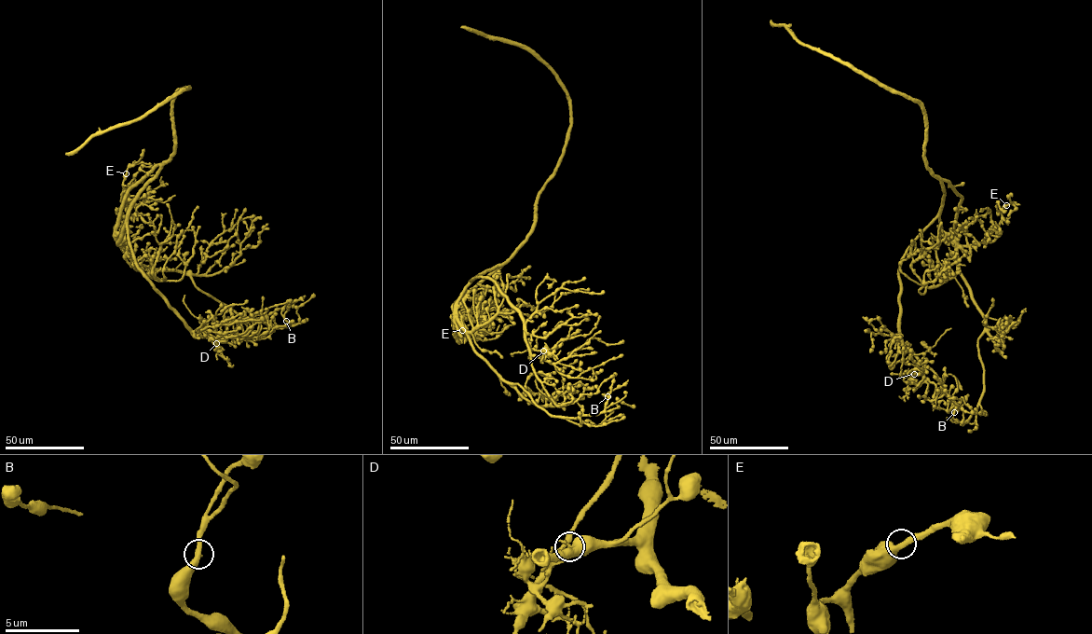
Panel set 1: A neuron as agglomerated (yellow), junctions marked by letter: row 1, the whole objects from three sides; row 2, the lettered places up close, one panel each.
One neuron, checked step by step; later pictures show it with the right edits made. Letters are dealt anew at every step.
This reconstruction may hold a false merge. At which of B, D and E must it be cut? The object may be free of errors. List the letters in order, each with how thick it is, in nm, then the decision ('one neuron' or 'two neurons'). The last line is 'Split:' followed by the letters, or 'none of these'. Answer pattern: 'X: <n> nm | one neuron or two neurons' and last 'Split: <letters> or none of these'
B: 400 nm | one neuron
D: 360 nm | two neurons
E: 380 nm | one neuron
Split: D

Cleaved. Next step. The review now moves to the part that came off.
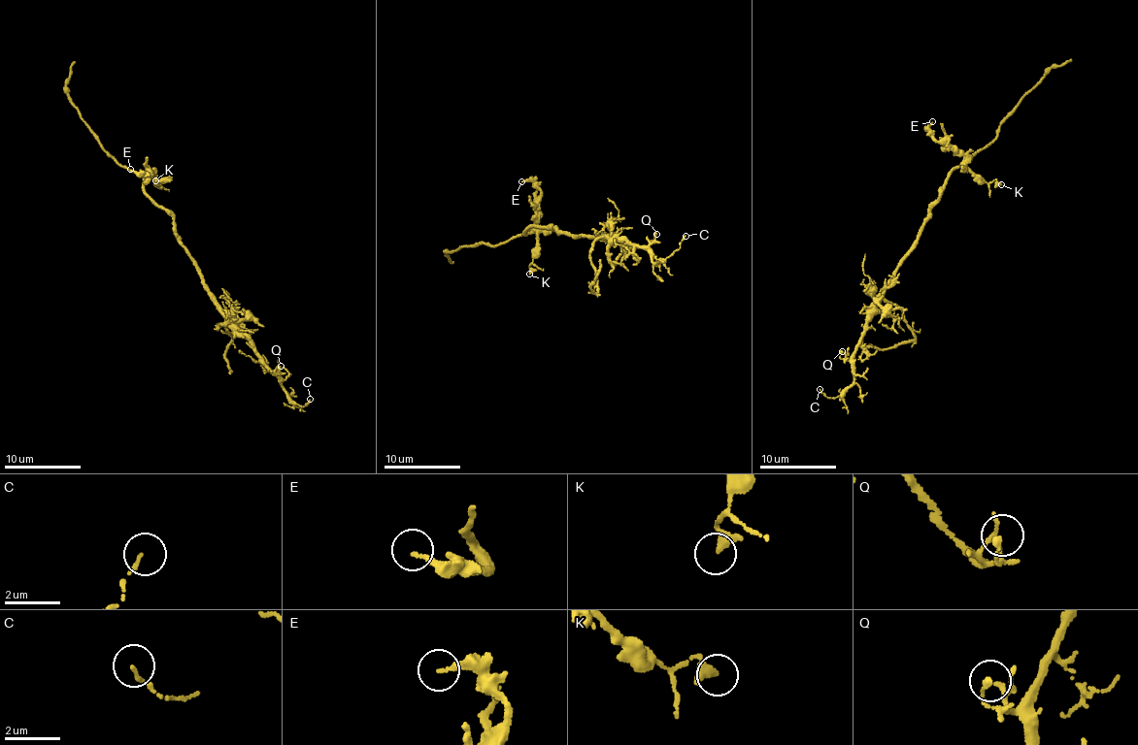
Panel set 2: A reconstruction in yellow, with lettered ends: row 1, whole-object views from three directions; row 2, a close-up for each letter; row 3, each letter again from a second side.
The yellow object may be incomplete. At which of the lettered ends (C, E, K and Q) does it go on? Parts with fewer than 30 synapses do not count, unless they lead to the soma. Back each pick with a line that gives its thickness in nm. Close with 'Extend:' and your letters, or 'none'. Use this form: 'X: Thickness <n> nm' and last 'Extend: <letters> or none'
Extend: none

